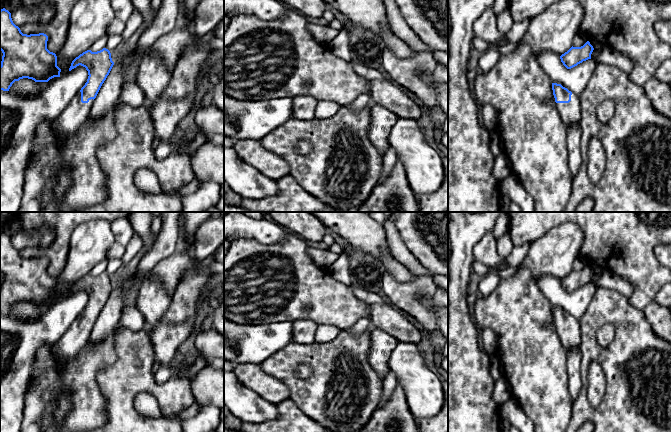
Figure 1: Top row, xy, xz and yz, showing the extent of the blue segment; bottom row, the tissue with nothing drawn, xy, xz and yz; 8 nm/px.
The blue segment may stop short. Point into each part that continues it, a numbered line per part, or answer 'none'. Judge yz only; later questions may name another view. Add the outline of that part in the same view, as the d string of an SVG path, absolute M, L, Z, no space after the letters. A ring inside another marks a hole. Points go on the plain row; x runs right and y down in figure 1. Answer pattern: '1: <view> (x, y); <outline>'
1: yz (570, 336); M572 318L569 327L555 327L563 347L566 351L572 347L580 349L581 346L581 325L579 319Z

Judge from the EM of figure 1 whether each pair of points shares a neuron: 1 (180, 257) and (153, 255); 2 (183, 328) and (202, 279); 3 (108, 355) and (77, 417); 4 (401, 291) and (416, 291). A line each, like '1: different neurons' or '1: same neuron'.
1: different neurons
2: same neuron
3: same neuron
4: same neuron

